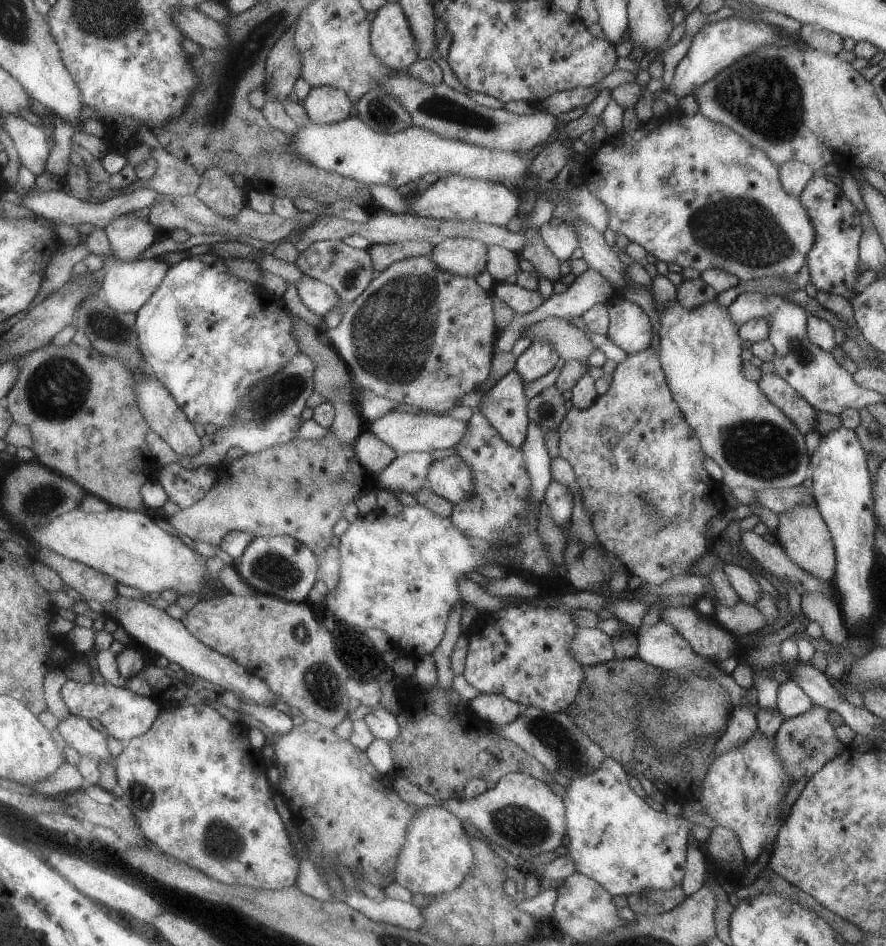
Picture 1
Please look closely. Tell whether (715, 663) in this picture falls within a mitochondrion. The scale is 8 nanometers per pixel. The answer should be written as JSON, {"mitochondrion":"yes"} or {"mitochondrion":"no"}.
{"mitochondrion":"no"}

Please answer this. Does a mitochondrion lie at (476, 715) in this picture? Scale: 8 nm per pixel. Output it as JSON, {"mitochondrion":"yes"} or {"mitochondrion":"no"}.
{"mitochondrion":"no"}

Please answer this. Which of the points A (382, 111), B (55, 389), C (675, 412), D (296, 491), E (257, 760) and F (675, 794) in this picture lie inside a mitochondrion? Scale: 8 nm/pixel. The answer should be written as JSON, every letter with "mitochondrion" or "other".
{"A":"mitochondrion","B":"mitochondrion","C":"other","D":"mitochondrion","E":"other","F":"other"}

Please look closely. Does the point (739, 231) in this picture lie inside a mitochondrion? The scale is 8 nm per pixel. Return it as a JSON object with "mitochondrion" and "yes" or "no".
{"mitochondrion":"yes"}

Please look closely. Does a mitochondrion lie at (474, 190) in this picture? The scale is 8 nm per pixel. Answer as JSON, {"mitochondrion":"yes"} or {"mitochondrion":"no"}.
{"mitochondrion":"no"}

